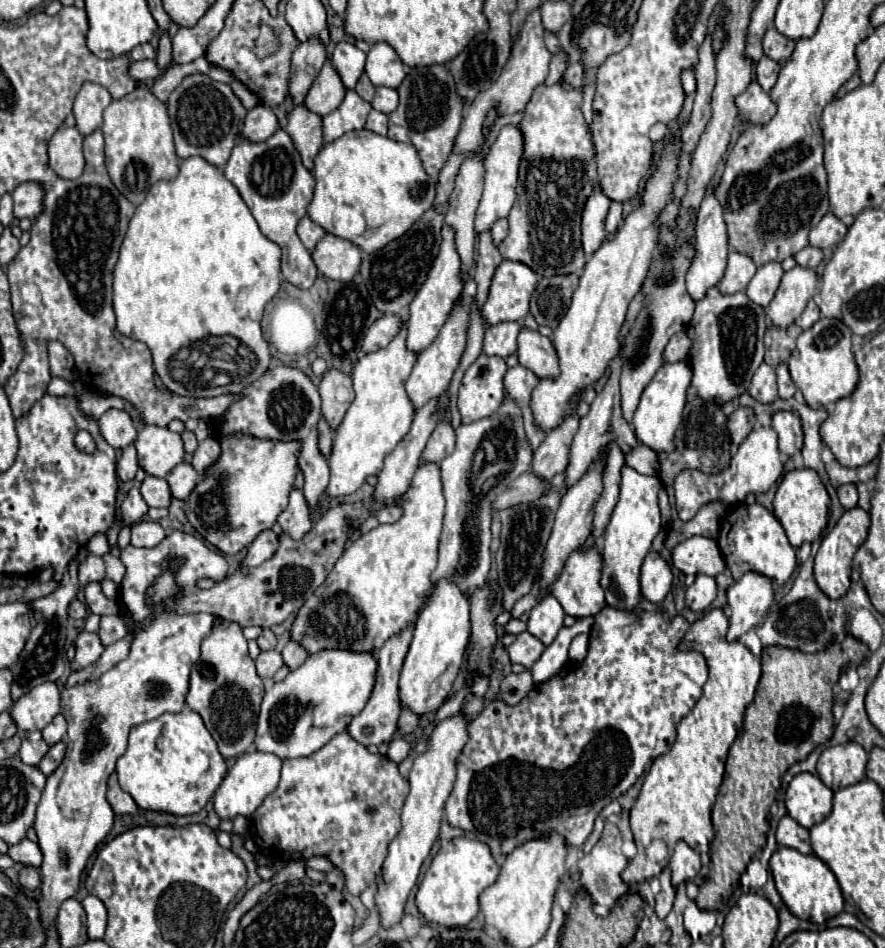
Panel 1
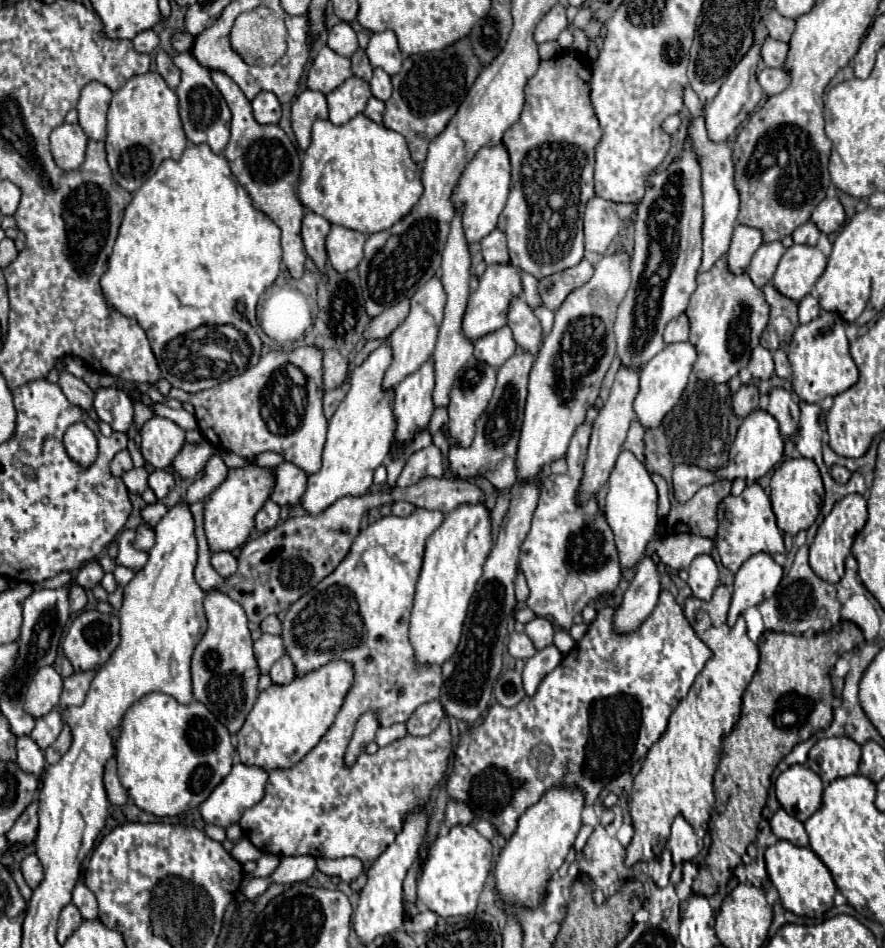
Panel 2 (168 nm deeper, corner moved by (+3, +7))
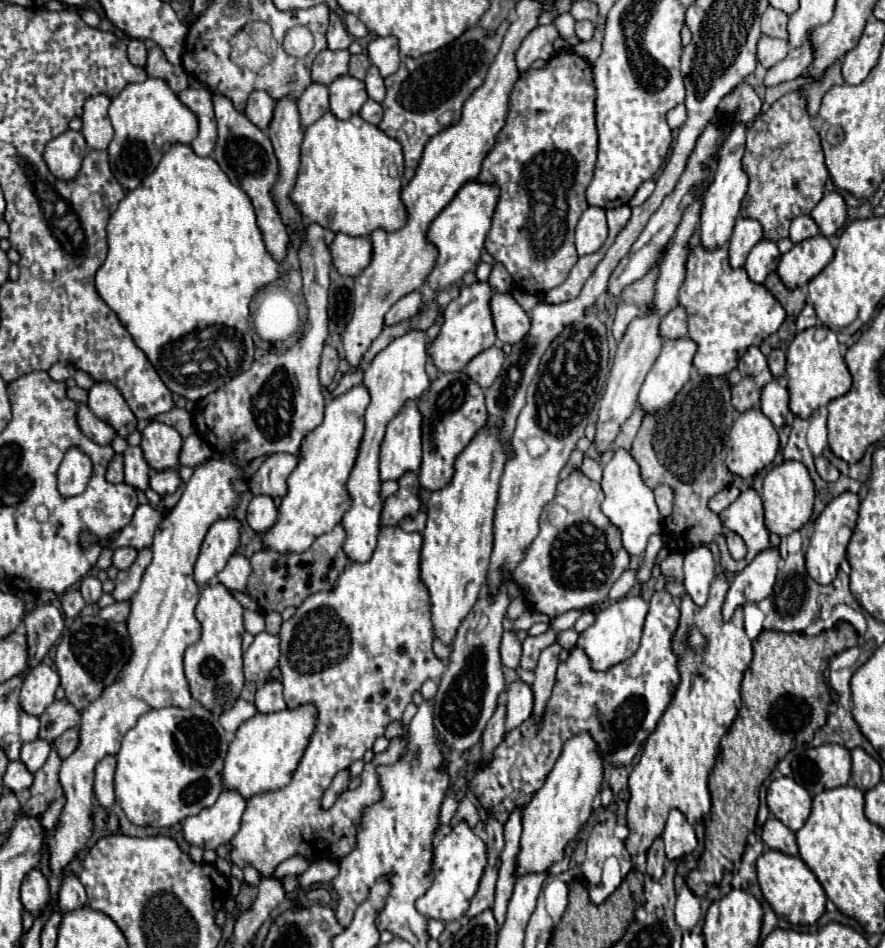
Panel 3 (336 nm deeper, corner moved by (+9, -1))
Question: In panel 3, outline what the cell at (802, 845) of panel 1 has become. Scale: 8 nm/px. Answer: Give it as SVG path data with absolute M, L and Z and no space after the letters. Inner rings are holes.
M768 818L764 828L762 828L762 840L768 848L790 854L790 856L798 856L798 846L796 846L796 836L792 830L788 830L780 820L776 818Z

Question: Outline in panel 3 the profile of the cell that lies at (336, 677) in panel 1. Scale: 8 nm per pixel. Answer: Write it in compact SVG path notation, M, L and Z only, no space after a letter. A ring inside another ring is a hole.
M304 704L296 710L284 710L276 714L256 714L246 720L238 730L236 738L228 748L228 756L224 758L222 782L226 790L236 790L242 798L252 798L256 794L274 792L284 788L308 746L310 734L316 726L316 708Z

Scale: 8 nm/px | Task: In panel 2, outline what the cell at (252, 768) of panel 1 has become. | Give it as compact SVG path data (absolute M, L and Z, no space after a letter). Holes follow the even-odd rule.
M236 762L232 766L232 772L212 790L212 794L200 804L200 814L206 822L216 824L216 826L230 826L234 822L240 820L242 812L254 804L258 804L264 796L264 786L268 780L268 770L264 770L262 766L248 766L242 762Z

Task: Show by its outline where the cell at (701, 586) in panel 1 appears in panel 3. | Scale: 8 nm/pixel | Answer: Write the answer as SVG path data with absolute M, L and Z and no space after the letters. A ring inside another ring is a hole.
M706 544L694 546L684 560L684 586L690 598L698 604L704 606L708 600L708 588L716 576L714 572L716 564L712 558L712 552Z

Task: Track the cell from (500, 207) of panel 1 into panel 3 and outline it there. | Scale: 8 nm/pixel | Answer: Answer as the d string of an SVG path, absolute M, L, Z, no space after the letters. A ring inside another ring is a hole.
M472 180L472 182L464 184L458 190L458 194L454 196L454 200L434 218L434 222L430 224L430 230L426 234L426 240L432 246L436 246L436 250L438 250L436 266L432 268L432 272L426 278L432 290L440 292L446 286L462 280L462 276L466 272L476 268L476 264L480 260L480 252L484 248L484 238L490 230L496 202L498 202L498 186L480 184L480 182Z

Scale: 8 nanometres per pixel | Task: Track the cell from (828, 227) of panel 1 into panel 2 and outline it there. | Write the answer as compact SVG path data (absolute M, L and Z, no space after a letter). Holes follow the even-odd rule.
M836 198L822 200L816 206L816 210L812 212L812 222L818 226L818 230L822 234L838 232L842 228L842 224L846 222L846 214L844 214L842 204Z

